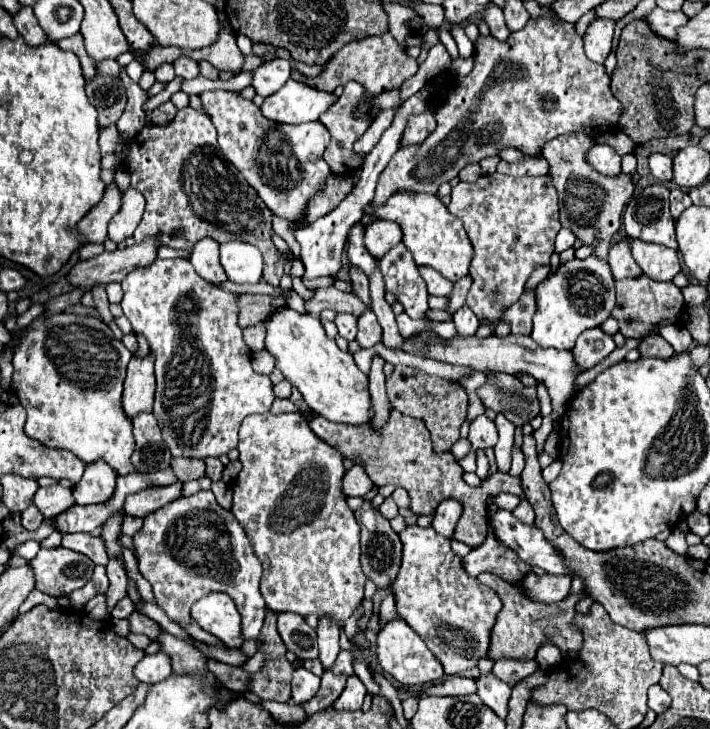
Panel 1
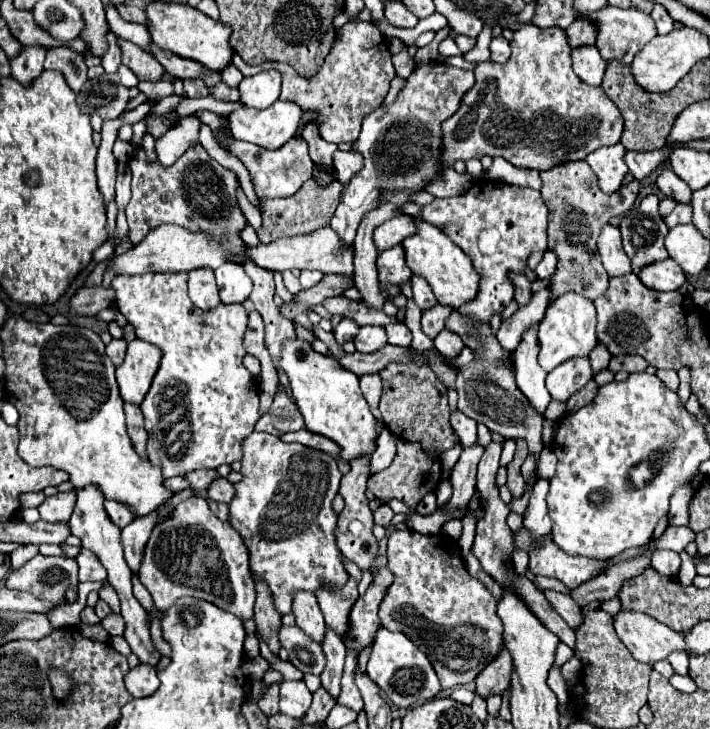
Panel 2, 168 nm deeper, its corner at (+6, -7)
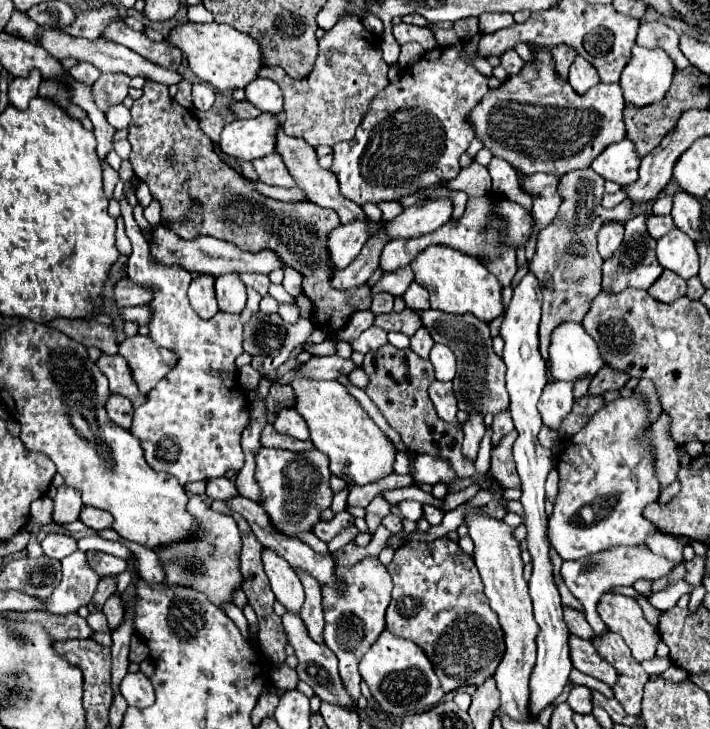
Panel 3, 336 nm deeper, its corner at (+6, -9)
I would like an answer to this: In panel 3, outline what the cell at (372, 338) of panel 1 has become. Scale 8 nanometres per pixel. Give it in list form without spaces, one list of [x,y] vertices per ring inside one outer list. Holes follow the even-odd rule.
[[[372,325],[368,331],[364,331],[358,339],[354,339],[350,345],[354,351],[360,351],[360,353],[370,353],[370,351],[376,351],[378,347],[382,347],[384,343],[388,343],[388,333],[376,325]]]

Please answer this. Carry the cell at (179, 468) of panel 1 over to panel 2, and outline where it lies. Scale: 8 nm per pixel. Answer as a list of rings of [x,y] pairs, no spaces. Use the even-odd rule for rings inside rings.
[[[200,469],[200,471],[188,473],[188,475],[184,475],[184,477],[188,479],[188,483],[190,483],[192,489],[196,489],[196,491],[206,491],[208,485],[218,477],[218,473],[216,473],[214,469]]]

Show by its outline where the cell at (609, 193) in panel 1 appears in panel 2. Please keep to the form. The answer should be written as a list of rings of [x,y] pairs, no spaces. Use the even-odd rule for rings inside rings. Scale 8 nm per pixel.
[[[574,161],[566,165],[556,165],[548,171],[540,173],[544,185],[542,185],[542,199],[550,211],[548,215],[548,249],[556,253],[558,263],[556,271],[548,281],[550,297],[548,305],[562,293],[580,293],[582,297],[588,297],[594,301],[608,289],[608,273],[602,267],[600,253],[596,249],[596,239],[600,235],[600,229],[618,215],[624,215],[636,201],[638,195],[638,181],[632,181],[630,185],[618,189],[618,193],[602,193],[598,187],[596,175],[586,165],[586,161]]]

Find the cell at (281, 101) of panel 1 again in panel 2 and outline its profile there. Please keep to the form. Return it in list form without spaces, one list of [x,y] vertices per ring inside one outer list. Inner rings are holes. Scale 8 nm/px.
[[[276,101],[268,109],[240,107],[228,115],[232,139],[260,145],[262,149],[278,149],[294,137],[302,109],[288,101]]]

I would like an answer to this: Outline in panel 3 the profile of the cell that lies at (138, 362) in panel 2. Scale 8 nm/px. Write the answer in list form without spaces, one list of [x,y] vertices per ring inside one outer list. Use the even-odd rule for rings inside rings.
[[[134,335],[118,345],[118,353],[128,361],[134,383],[140,393],[148,393],[176,363],[176,355],[152,343],[152,339]]]

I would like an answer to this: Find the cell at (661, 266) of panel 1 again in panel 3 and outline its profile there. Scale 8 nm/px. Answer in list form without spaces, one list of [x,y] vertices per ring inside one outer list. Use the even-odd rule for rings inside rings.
[[[664,271],[664,273],[650,285],[648,293],[650,293],[654,299],[662,301],[662,303],[672,303],[672,301],[676,301],[678,297],[686,295],[686,281],[684,281],[680,275],[676,275],[674,271]]]

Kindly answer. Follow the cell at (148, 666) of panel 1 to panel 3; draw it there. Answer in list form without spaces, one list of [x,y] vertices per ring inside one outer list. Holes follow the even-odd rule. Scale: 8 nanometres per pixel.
[[[138,671],[138,673],[128,673],[122,683],[120,683],[120,693],[128,701],[128,705],[134,707],[150,707],[154,703],[154,689],[150,679]]]

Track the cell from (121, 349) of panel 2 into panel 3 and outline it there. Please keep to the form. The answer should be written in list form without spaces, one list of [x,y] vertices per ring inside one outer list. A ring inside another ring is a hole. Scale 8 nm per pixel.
[[[104,353],[104,355],[100,355],[100,359],[96,363],[108,377],[112,393],[132,399],[134,407],[138,407],[146,401],[146,395],[142,395],[138,391],[136,383],[132,383],[132,373],[128,371],[128,363],[122,359],[122,355],[106,355]]]

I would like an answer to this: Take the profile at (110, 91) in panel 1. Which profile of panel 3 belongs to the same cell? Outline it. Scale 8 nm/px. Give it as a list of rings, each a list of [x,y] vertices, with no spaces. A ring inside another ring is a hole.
[[[102,75],[94,85],[92,85],[92,99],[98,105],[100,111],[108,111],[110,107],[122,103],[128,95],[128,83],[130,77],[128,75]]]

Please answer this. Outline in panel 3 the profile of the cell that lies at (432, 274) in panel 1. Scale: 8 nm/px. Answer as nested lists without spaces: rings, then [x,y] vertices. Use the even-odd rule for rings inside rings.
[[[412,283],[410,289],[404,293],[404,301],[408,309],[430,309],[428,303],[428,289],[418,283]]]

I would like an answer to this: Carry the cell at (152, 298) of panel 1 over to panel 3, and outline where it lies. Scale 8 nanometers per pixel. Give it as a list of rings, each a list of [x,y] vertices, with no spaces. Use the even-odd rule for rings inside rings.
[[[124,197],[120,207],[134,249],[128,259],[128,279],[152,291],[152,301],[146,305],[152,311],[150,339],[178,357],[170,373],[148,393],[148,401],[136,407],[130,433],[142,441],[148,465],[174,475],[182,485],[222,477],[228,469],[240,471],[244,465],[240,435],[250,423],[248,391],[240,385],[236,367],[236,357],[244,353],[244,323],[240,315],[224,311],[208,321],[200,319],[186,297],[192,275],[182,267],[156,267],[148,241]]]

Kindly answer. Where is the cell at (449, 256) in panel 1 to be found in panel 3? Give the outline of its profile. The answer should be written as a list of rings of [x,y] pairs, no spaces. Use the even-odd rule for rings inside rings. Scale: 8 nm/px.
[[[430,245],[422,249],[410,265],[416,275],[416,283],[420,283],[422,287],[430,291],[432,309],[440,309],[448,313],[468,313],[470,311],[478,319],[484,319],[488,323],[504,311],[500,283],[496,283],[496,277],[478,259],[472,259],[464,255],[462,251],[456,251],[452,247]]]

